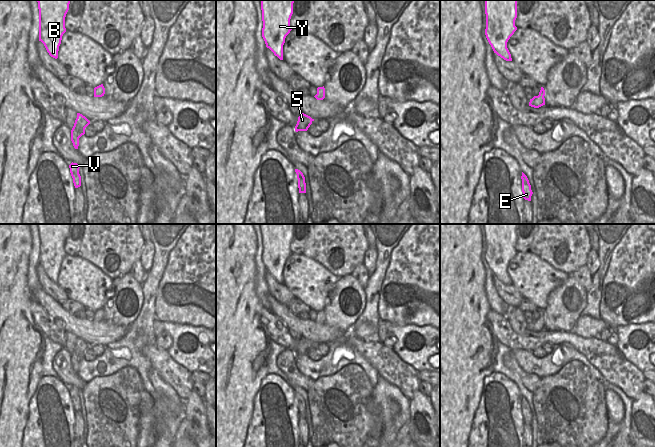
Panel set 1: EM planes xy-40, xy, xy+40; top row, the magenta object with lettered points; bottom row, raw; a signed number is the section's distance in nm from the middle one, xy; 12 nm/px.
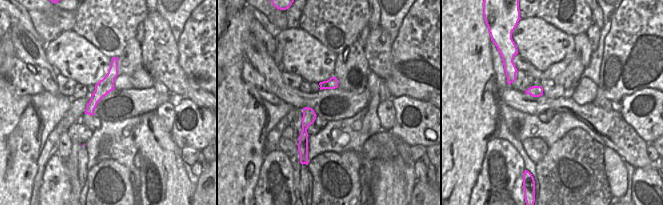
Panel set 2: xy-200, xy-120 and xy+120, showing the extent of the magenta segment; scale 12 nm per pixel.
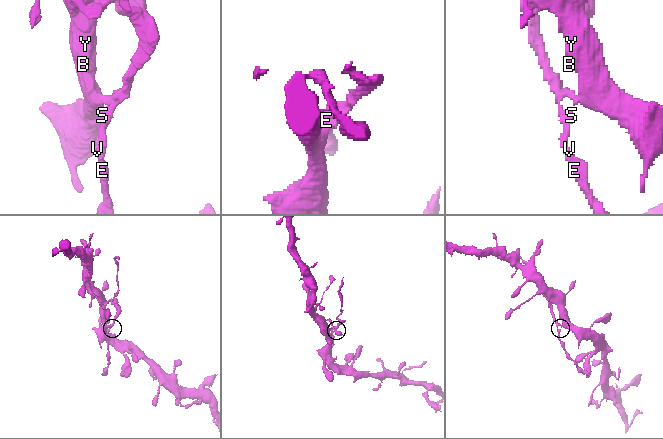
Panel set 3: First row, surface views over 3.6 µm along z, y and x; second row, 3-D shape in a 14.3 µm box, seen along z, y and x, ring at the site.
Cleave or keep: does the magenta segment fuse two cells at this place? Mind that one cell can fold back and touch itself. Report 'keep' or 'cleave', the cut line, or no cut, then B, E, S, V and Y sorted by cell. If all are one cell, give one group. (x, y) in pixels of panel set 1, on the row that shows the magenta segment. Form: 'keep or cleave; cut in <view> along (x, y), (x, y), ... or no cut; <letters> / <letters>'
cleave; cut in xy+40 along (543, 89), (543, 97); B Y / E S V

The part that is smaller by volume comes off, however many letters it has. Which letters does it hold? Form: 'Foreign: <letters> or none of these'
Foreign: E, S, V.

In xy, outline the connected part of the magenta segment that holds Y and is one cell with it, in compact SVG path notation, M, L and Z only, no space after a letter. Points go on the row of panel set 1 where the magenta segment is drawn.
M261 0L262 37L266 47L283 60L283 45L290 33L294 0Z

